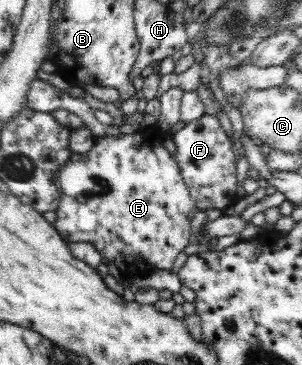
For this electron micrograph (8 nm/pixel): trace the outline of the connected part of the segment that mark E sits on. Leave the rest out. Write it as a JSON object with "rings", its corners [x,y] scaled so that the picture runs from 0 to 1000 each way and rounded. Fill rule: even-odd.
{"rings":[[[520,337],[467,348],[440,367],[344,370],[315,375],[305,400],[278,419],[235,419],[225,444],[275,441],[315,512],[295,534],[228,540],[199,523],[182,578],[182,633],[212,655],[215,668],[301,668],[334,701],[334,721],[371,721],[414,759],[464,762],[493,740],[570,737],[579,704],[609,693],[626,671],[632,600],[652,578],[652,553],[626,529],[626,510],[599,482],[599,455],[540,395],[546,359]]]}

